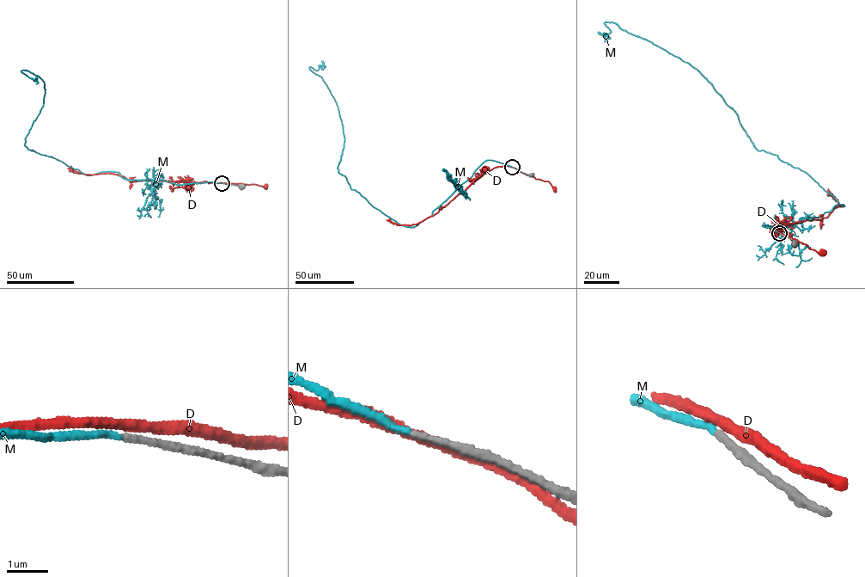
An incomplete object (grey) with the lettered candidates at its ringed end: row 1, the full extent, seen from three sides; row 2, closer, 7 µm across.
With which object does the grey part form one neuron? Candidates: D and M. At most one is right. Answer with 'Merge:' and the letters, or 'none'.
Merge: M

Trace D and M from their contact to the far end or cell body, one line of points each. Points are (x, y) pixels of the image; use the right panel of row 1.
D: (779, 232), (823, 253)
M: (779, 233), (762, 225), (844, 205), (758, 150), (688, 64), (616, 23), (605, 21), (604, 41)

